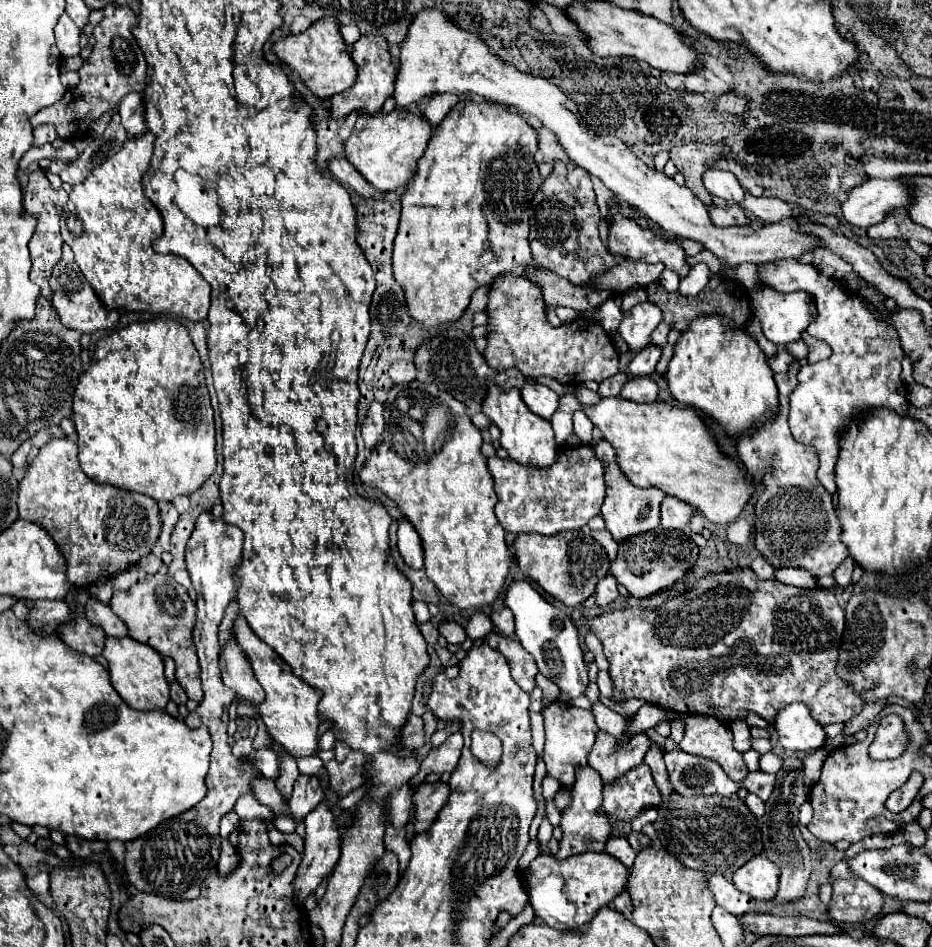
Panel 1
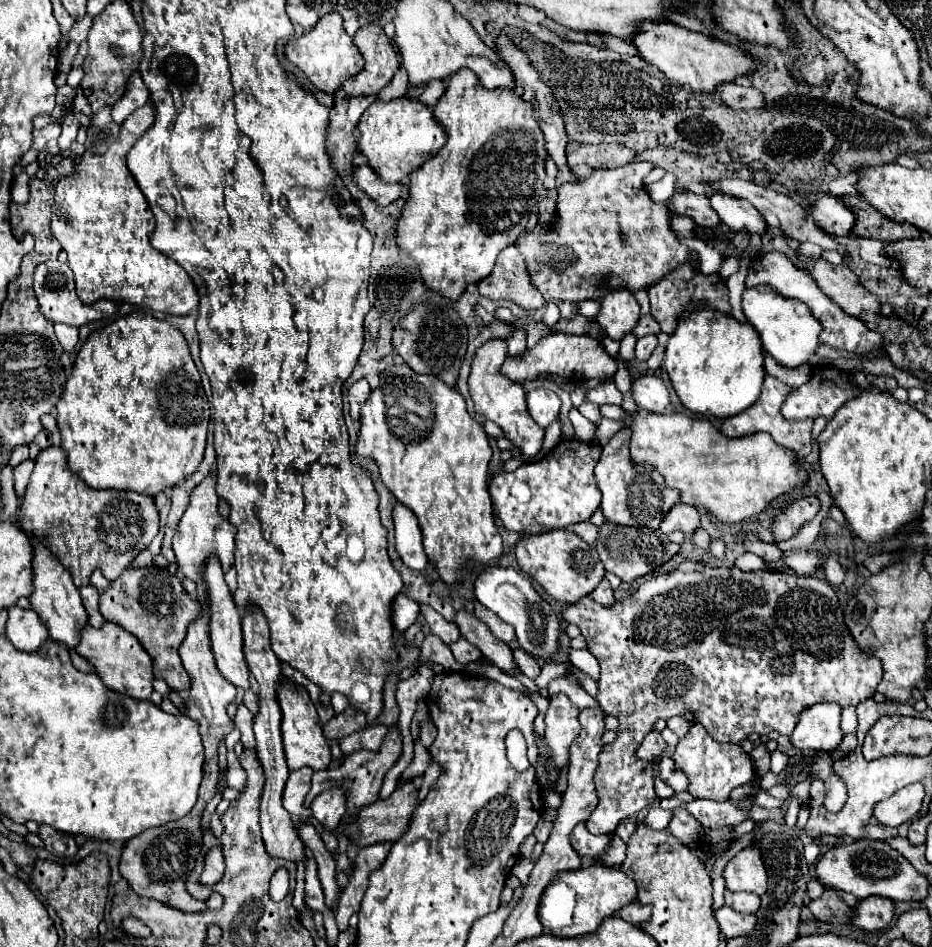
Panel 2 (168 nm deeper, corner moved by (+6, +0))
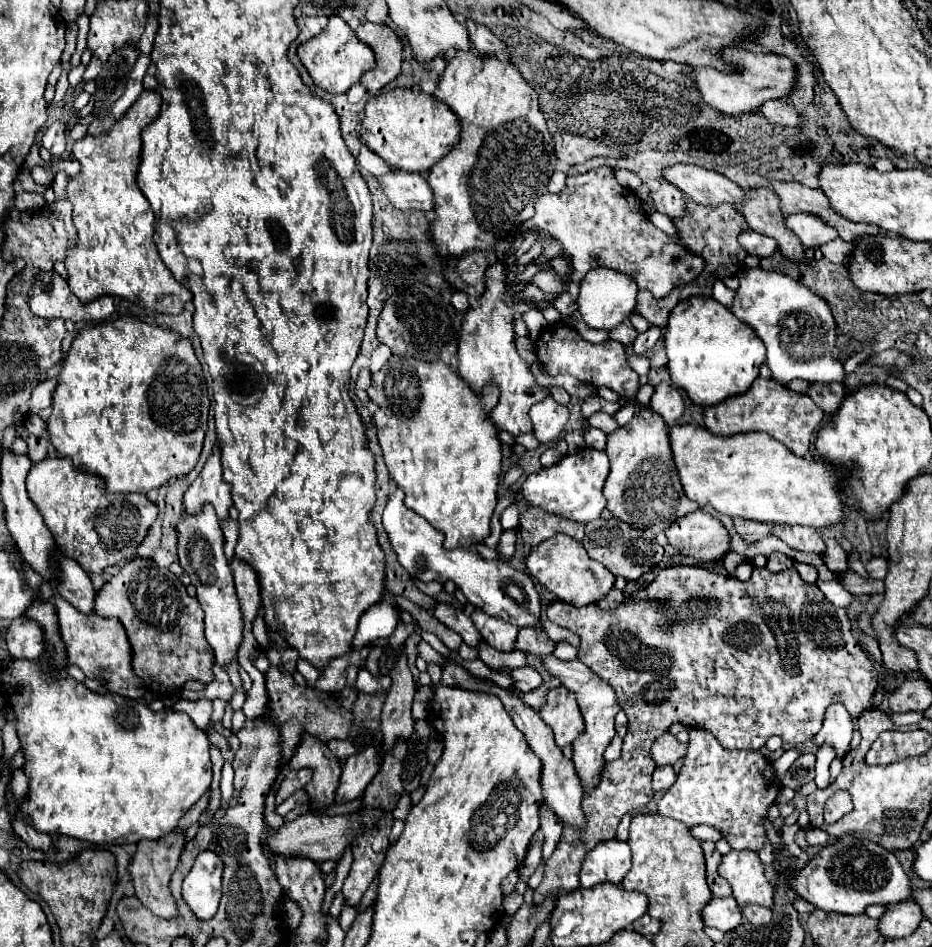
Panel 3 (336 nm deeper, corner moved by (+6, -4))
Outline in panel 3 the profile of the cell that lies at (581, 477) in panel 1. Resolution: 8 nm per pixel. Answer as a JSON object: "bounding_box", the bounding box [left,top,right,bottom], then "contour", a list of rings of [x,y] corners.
{"bounding_box":[522,449,610,523],"contour":[[[580,449],[574,455],[564,455],[556,465],[528,475],[522,483],[522,497],[530,507],[540,507],[542,511],[558,515],[562,519],[570,519],[576,523],[594,521],[606,507],[602,487],[608,477],[608,467],[610,465],[604,451]]]}

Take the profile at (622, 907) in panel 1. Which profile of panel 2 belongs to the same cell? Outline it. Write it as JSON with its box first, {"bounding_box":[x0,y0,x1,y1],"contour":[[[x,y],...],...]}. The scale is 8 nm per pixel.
{"bounding_box":[618,903,652,925],"contour":[[[630,903],[630,907],[624,907],[620,913],[618,913],[624,921],[632,923],[632,925],[640,925],[644,921],[650,919],[652,915],[652,907],[650,905],[642,905],[642,903]]]}

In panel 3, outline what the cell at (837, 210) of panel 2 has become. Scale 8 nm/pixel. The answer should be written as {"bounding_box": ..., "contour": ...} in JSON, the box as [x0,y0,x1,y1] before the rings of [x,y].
{"bounding_box":[786,213,838,249],"contour":[[[806,213],[788,215],[786,227],[792,229],[800,237],[800,241],[806,249],[822,247],[824,243],[838,237],[838,231],[834,231],[830,225],[822,223],[822,219],[818,219],[818,215],[806,215]]]}

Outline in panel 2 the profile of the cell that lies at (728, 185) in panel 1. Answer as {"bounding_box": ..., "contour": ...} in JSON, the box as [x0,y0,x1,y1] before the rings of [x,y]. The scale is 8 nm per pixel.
{"bounding_box":[712,195,766,233],"contour":[[[712,195],[712,209],[718,213],[720,221],[734,233],[744,231],[744,233],[766,233],[766,221],[754,207],[748,203],[742,203],[742,199],[724,199],[724,195]]]}

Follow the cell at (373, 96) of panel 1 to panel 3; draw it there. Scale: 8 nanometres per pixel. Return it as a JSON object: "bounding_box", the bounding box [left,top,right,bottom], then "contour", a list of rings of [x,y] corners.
{"bounding_box":[356,23,402,94],"contour":[[[362,23],[356,29],[356,37],[366,43],[376,57],[376,65],[364,74],[361,83],[370,94],[378,94],[382,87],[386,87],[390,81],[394,81],[400,75],[402,65],[402,45],[398,35],[388,25],[376,25],[376,23]]]}

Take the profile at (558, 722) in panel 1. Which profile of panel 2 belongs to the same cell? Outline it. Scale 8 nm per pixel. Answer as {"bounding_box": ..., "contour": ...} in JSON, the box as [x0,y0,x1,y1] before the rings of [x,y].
{"bounding_box":[544,693,580,769],"contour":[[[560,693],[550,699],[550,707],[544,715],[546,741],[554,755],[554,763],[558,763],[558,769],[568,765],[570,745],[580,731],[578,713],[578,707],[564,693]]]}

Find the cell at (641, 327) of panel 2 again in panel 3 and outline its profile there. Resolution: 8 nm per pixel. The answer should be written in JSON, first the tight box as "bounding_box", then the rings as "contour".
{"bounding_box":[610,319,638,345],"contour":[[[624,319],[614,331],[610,331],[610,339],[620,341],[622,345],[632,345],[636,337],[638,337],[638,331],[632,327],[630,319]]]}

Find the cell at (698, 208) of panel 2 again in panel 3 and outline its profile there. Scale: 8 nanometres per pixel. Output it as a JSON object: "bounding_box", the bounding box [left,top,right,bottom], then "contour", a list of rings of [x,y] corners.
{"bounding_box":[652,181,686,219],"contour":[[[662,181],[660,187],[652,193],[654,201],[656,201],[656,209],[672,219],[680,219],[682,215],[686,215],[686,197],[682,195],[682,191],[678,191],[678,187],[674,187],[672,183]]]}

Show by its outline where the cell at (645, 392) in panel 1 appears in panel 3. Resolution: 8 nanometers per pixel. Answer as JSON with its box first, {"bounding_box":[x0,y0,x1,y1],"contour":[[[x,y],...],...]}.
{"bounding_box":[648,383,684,425],"contour":[[[660,383],[654,387],[654,395],[652,395],[648,407],[654,413],[662,415],[666,425],[674,425],[676,419],[684,411],[684,401],[682,401],[682,395],[678,393],[676,387],[672,387],[670,383]]]}

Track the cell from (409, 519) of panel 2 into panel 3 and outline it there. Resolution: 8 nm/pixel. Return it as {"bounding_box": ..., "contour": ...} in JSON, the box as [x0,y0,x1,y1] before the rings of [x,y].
{"bounding_box":[382,489,542,627],"contour":[[[394,489],[390,493],[390,499],[386,503],[382,525],[390,537],[390,543],[398,555],[398,563],[420,581],[448,581],[452,579],[464,597],[478,609],[482,609],[488,615],[500,617],[506,623],[512,623],[516,627],[534,627],[542,621],[542,601],[534,587],[534,581],[528,573],[518,571],[510,567],[504,561],[492,559],[484,561],[478,553],[468,549],[444,549],[444,535],[438,533],[426,519],[416,515],[404,505],[404,493],[402,489]]]}

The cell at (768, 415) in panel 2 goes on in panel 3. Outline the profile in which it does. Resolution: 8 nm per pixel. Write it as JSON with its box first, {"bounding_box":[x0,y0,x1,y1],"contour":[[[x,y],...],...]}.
{"bounding_box":[704,377,824,457],"contour":[[[758,377],[748,393],[730,397],[720,405],[708,407],[704,411],[704,421],[710,433],[714,435],[734,435],[734,433],[750,433],[750,431],[764,431],[772,435],[776,441],[784,443],[792,453],[804,457],[810,449],[810,439],[818,425],[822,423],[824,413],[822,409],[808,397],[796,391],[790,391],[786,385],[774,379]]]}

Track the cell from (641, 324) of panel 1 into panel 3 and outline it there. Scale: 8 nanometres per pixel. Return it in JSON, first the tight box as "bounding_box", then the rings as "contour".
{"bounding_box":[578,267,638,331],"contour":[[[596,267],[588,271],[586,277],[582,279],[578,295],[578,311],[582,321],[588,323],[592,329],[612,331],[634,311],[636,295],[638,295],[638,285],[634,279],[630,279],[630,275],[620,275],[608,267]]]}

